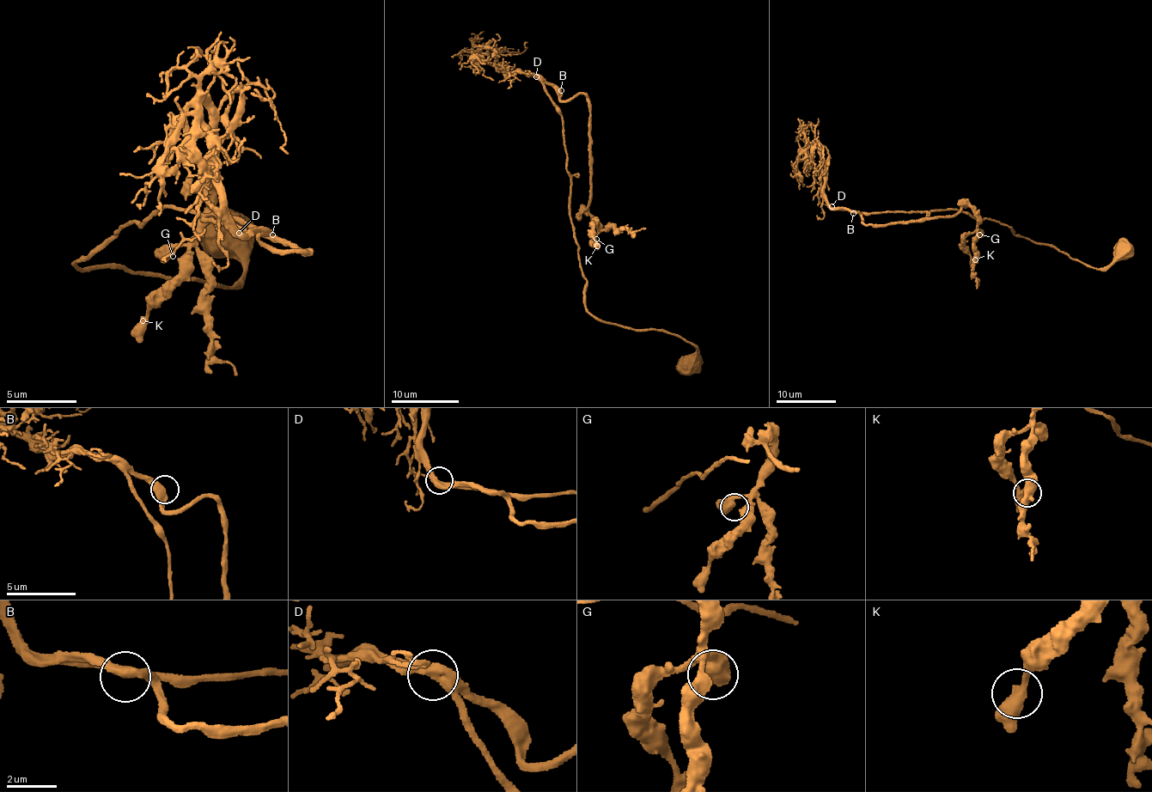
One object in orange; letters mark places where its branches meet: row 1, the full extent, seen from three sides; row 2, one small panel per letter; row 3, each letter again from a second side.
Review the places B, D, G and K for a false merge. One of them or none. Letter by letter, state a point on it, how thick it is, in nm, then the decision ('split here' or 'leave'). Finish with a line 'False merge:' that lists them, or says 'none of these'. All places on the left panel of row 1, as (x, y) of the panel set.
B: (272, 234) | 440 nm | leave
D: (239, 233) | 460 nm | leave
G: (173, 256) | 500 nm | leave
K: (143, 320) | 500 nm | leave
False merge: none of these

